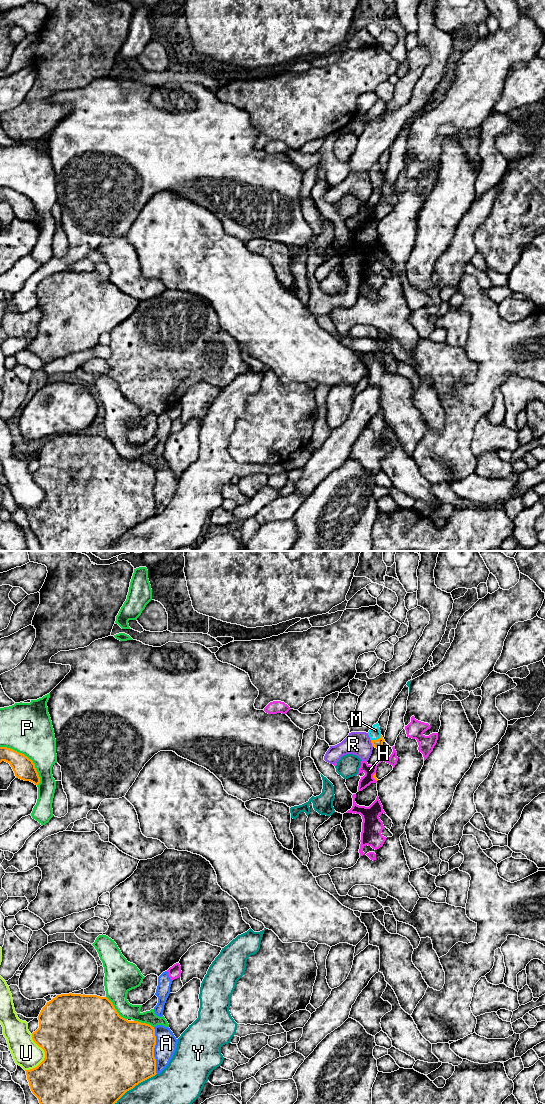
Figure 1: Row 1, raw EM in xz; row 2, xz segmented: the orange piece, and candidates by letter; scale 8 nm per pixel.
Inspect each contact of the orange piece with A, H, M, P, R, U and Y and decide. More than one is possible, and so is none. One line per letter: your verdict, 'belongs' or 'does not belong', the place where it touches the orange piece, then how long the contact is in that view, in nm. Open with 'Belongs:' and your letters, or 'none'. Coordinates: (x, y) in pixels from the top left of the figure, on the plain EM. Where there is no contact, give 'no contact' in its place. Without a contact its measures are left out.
Belongs: M
A: does not belong; contact xz (153, 490); length 380 nm
H: does not belong; contact xz (373, 217); length 80 nm
M: belongs; contact xz (377, 179); length 100 nm
P: does not belong; contact xz (26, 196); length 440 nm
R: does not belong; contact xz (371, 182); length 60 nm
U: does not belong; contact xz (45, 496); length 300 nm
Y: does not belong; contact xz (130, 529); length 500 nm

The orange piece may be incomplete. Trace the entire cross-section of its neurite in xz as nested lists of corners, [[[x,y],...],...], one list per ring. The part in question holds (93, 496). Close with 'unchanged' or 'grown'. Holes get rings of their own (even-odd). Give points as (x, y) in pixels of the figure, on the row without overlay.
[[[72,433],[57,435],[42,448],[38,460],[39,468],[32,473],[32,479],[44,490],[45,498],[37,507],[25,511],[30,529],[39,540],[40,551],[105,551],[117,543],[127,531],[157,514],[156,499],[154,497],[154,488],[156,485],[154,467],[138,461],[128,461],[121,457],[113,443],[107,437]]]; unchanged

